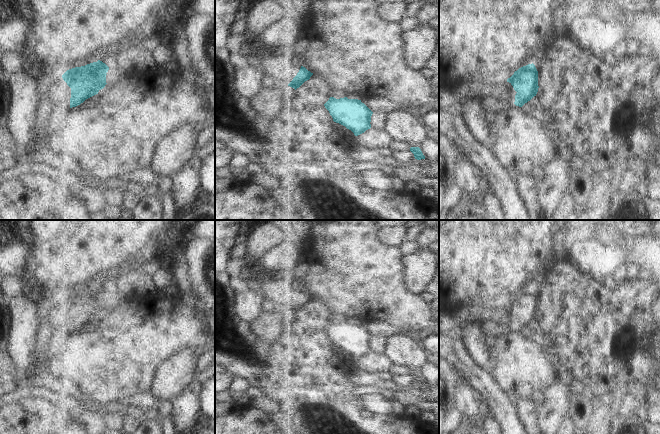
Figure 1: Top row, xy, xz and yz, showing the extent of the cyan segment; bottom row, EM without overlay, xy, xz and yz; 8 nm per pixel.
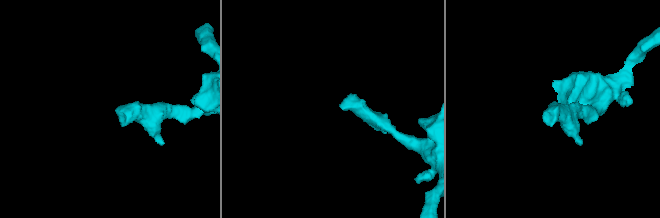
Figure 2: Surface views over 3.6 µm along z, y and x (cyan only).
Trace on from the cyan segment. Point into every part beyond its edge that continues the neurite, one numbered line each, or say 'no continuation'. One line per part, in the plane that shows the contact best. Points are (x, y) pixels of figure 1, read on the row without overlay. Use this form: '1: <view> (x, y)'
1: xy (56, 319)

